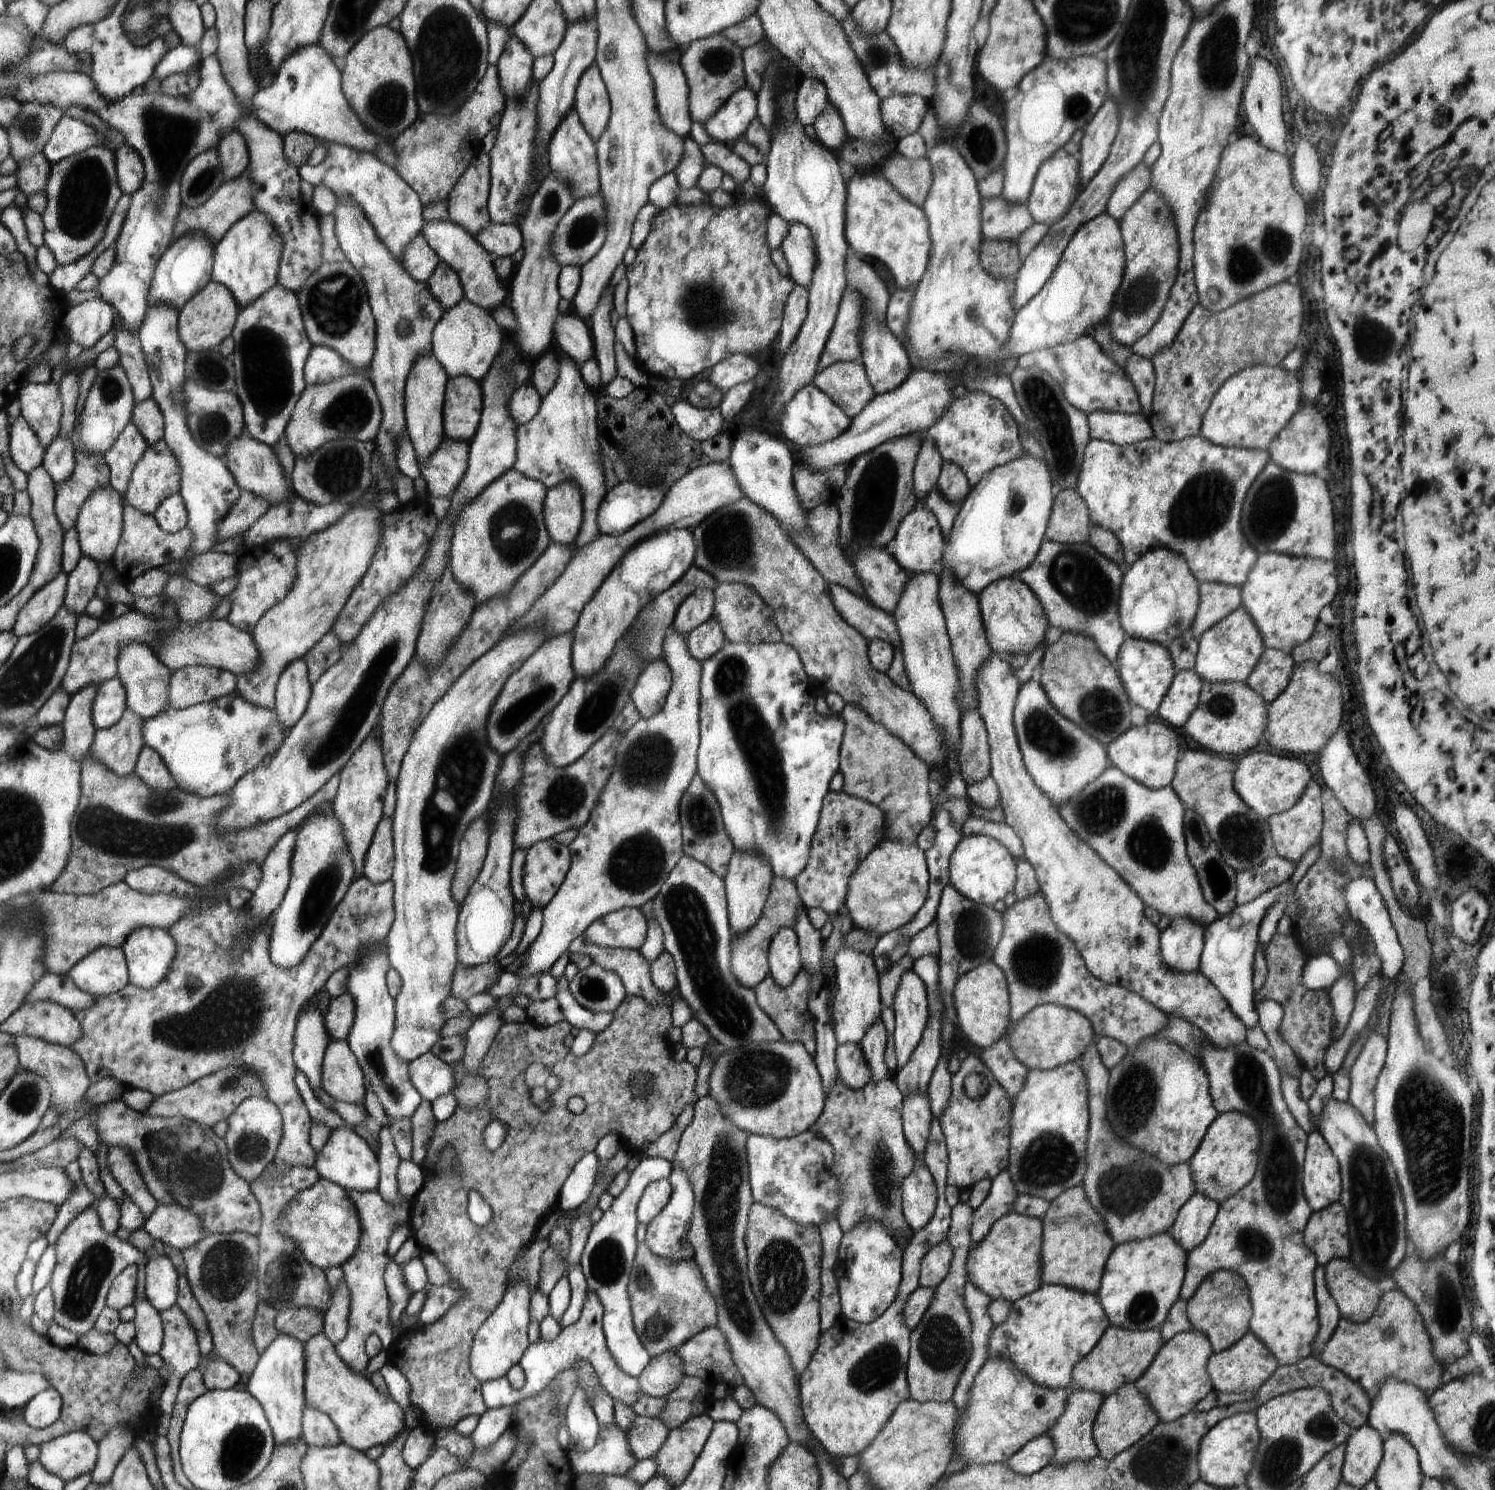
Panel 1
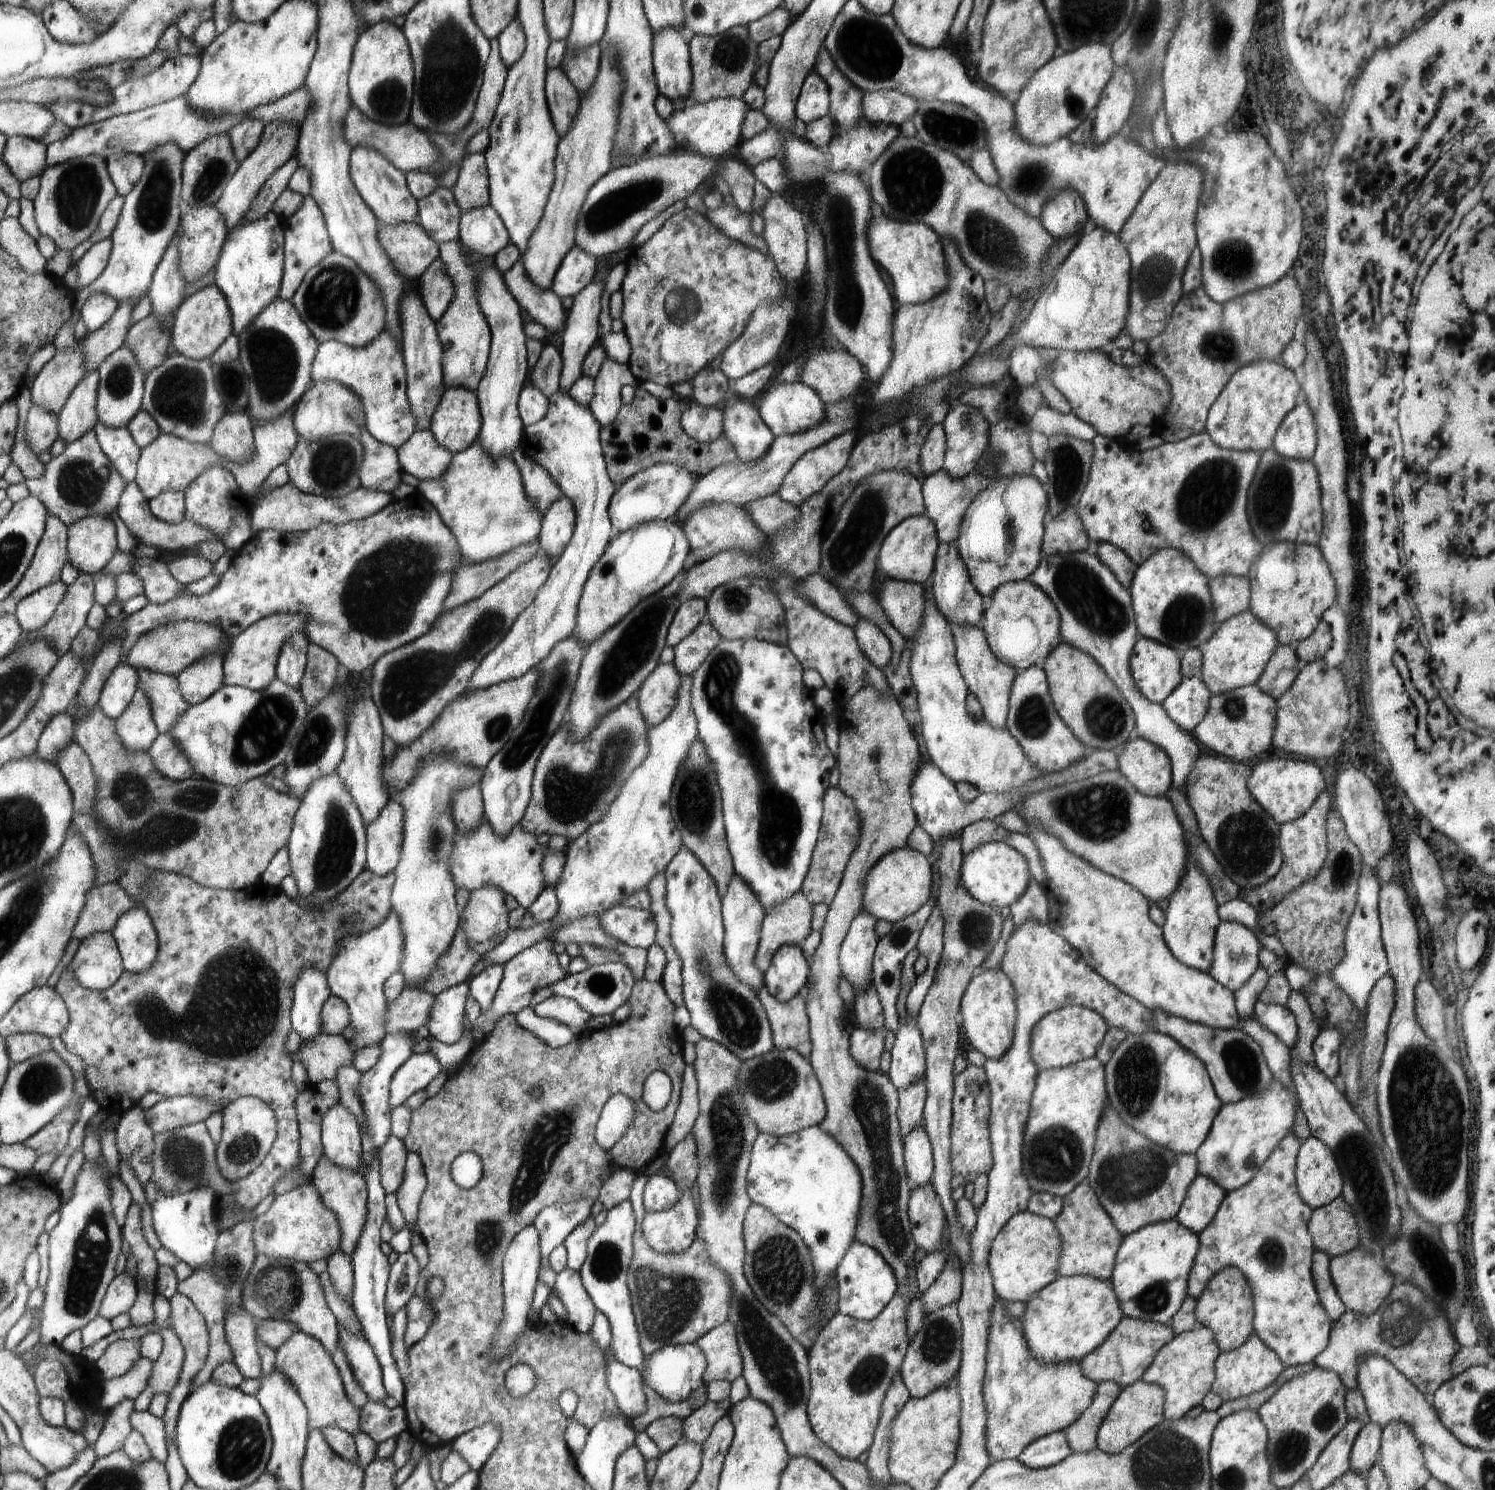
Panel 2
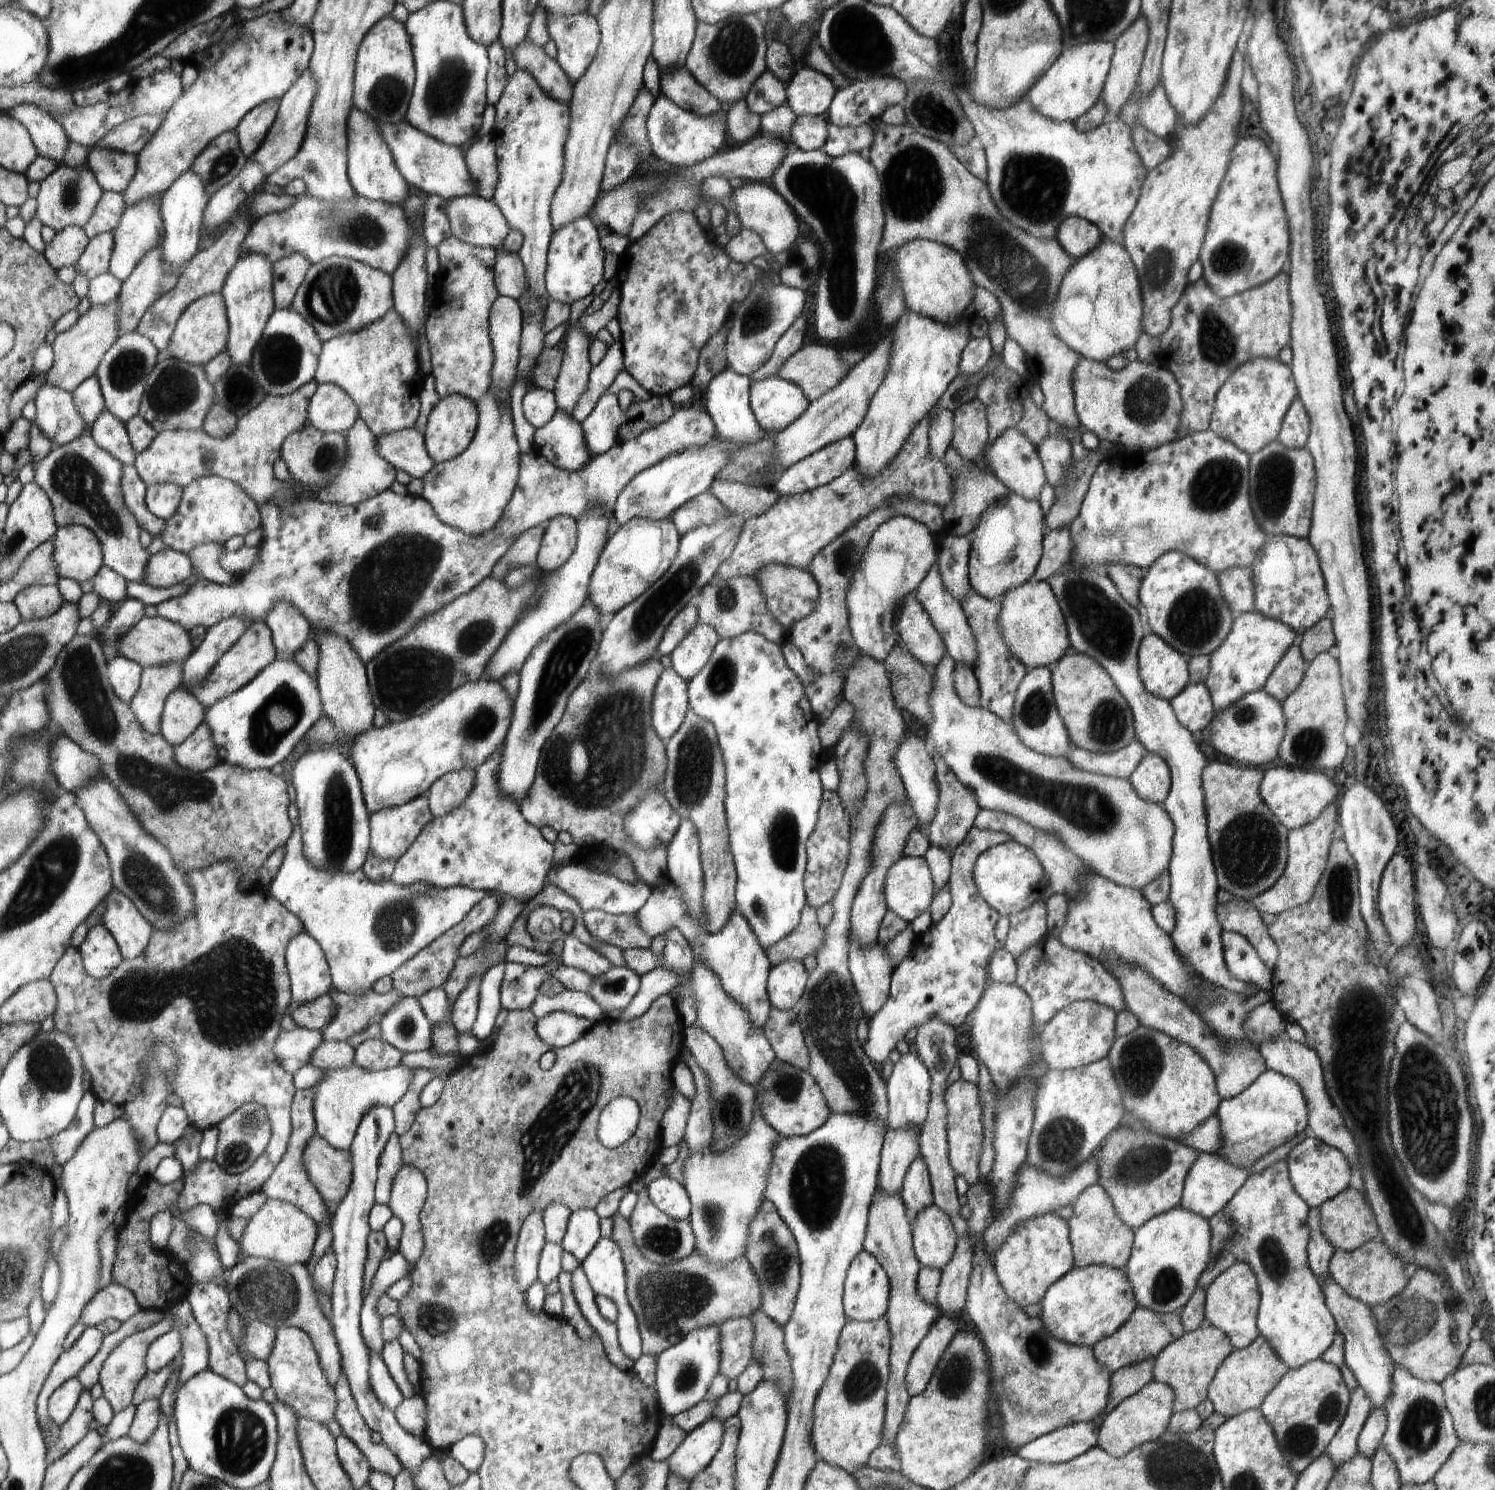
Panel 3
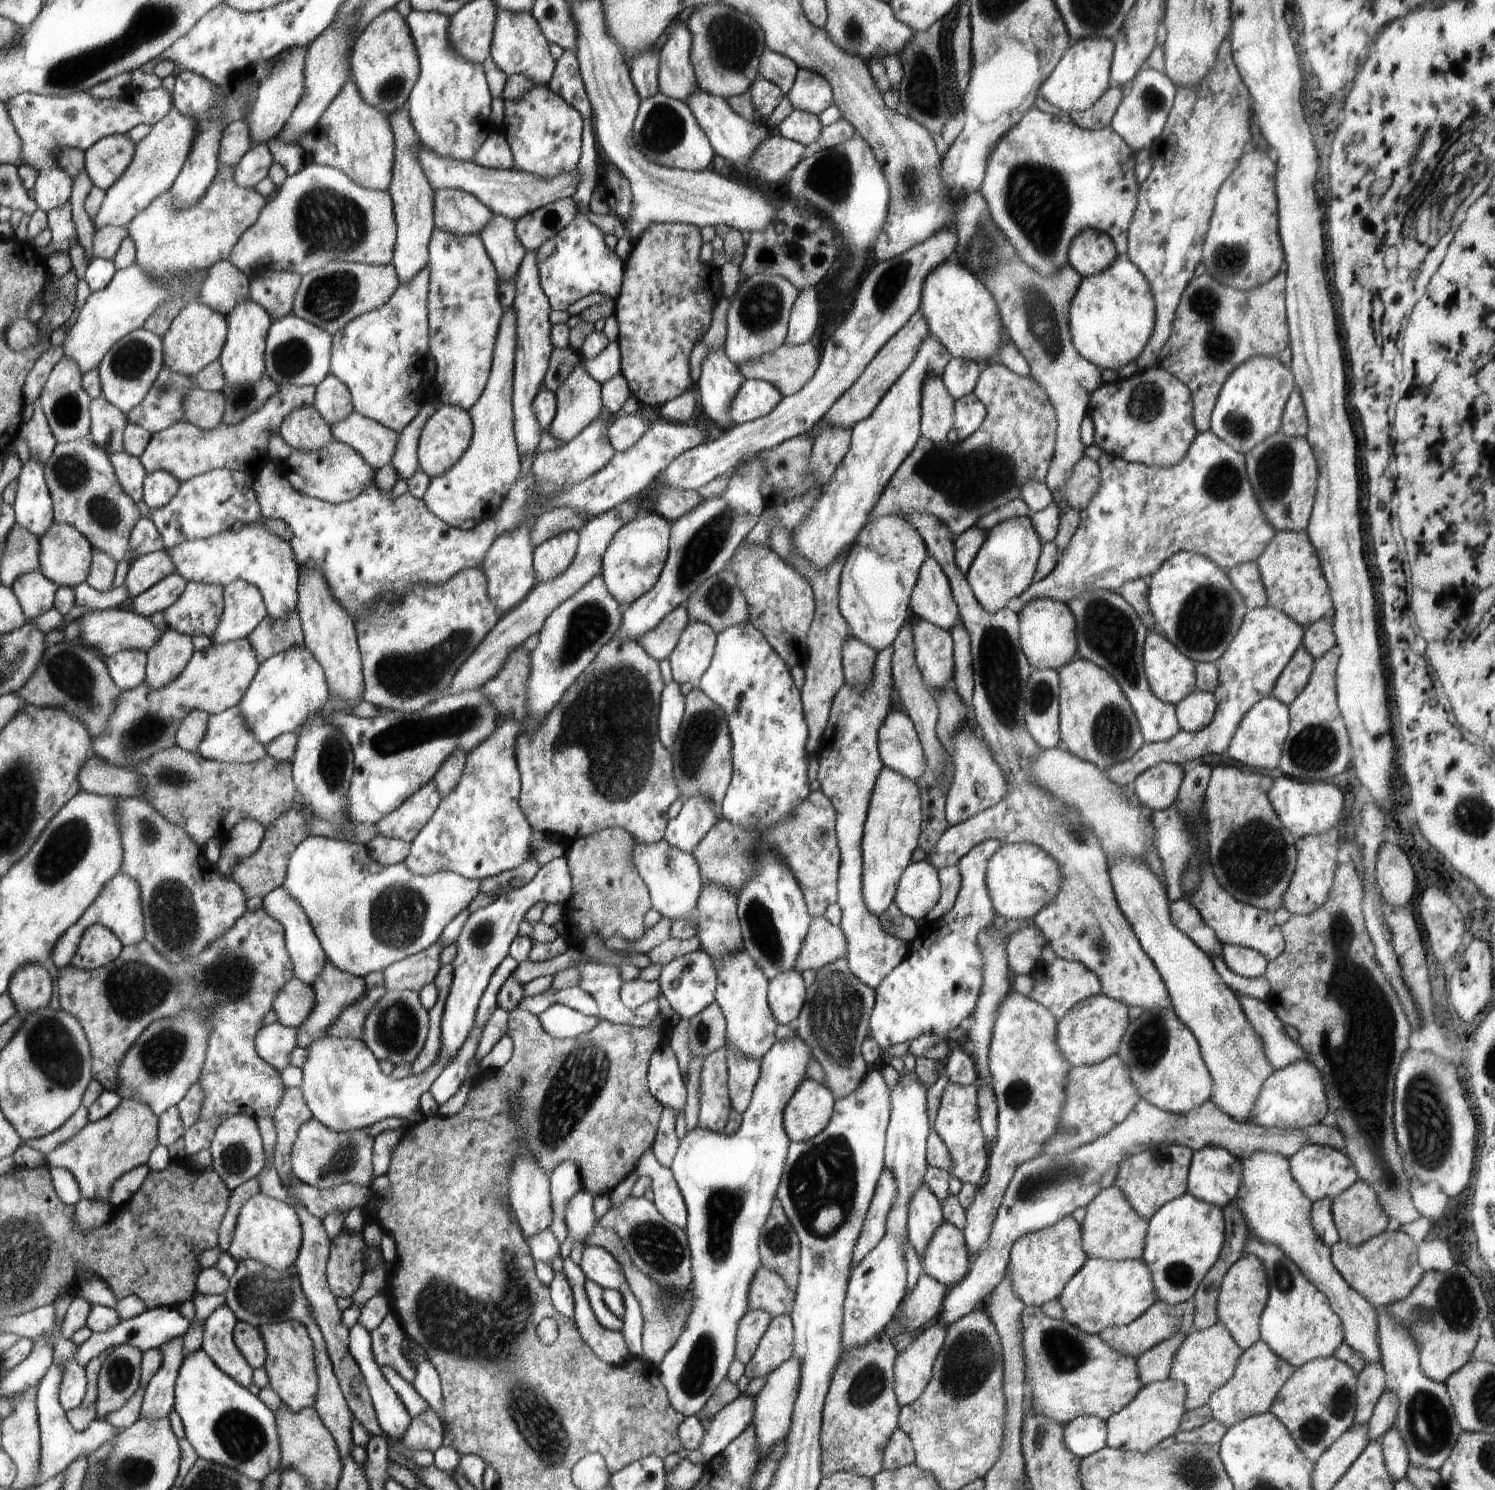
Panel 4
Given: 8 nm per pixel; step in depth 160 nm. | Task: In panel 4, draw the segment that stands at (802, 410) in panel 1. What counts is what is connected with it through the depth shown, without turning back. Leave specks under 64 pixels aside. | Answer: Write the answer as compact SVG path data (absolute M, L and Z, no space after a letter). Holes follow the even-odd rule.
M746 379L732 400L732 426L769 415L780 404L782 396L773 384L760 379Z

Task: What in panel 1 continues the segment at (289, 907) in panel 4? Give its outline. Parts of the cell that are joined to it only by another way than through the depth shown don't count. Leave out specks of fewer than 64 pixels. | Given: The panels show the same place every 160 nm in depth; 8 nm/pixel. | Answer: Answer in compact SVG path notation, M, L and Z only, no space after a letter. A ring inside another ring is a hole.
M317 994L312 996L305 1004L304 1010L300 1012L297 1020L297 1034L294 1039L293 1061L297 1064L299 1072L302 1072L311 1088L314 1090L322 1088L321 1070L326 1047L331 1039L323 1021L324 1012L317 1005Z

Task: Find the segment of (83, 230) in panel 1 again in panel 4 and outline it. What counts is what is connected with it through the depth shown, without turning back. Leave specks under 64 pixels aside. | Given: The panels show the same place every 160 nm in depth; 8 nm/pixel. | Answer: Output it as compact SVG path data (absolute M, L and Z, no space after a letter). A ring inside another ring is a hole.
M130 87L118 98L99 99L93 97L89 92L80 91L70 96L56 96L44 93L22 93L14 99L5 103L5 107L11 122L11 125L18 133L21 149L20 160L22 165L30 165L38 172L36 184L34 187L34 198L36 204L47 213L53 208L62 206L66 201L71 201L73 178L57 163L57 153L59 149L78 148L86 151L92 144L108 135L126 135L139 124L153 125L160 119L164 119L170 110L170 94L161 87L155 90L141 90L136 87Z

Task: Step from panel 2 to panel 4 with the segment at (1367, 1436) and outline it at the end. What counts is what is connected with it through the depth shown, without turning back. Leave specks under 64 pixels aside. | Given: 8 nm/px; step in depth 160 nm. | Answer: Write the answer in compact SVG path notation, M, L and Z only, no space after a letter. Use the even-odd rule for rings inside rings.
M1385 1389L1368 1420L1369 1442L1380 1440L1381 1436L1395 1424L1399 1409L1399 1398L1395 1392Z

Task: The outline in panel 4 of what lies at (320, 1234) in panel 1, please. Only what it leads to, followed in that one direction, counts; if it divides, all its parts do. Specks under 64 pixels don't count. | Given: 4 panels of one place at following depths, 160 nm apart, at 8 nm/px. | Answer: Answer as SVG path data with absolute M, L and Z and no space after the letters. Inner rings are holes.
M258 1191L240 1209L232 1240L225 1250L237 1261L254 1259L282 1272L295 1264L302 1239L302 1225L295 1208Z

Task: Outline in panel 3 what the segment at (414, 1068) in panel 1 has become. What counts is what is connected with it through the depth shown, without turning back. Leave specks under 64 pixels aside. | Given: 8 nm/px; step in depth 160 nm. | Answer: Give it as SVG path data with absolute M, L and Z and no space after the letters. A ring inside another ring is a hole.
M350 1064L348 1068L324 1069L324 1080L320 1080L314 1090L317 1093L315 1101L315 1120L317 1135L329 1142L333 1148L349 1150L356 1138L357 1129L361 1125L366 1112L378 1102L384 1102L393 1108L407 1094L408 1088L417 1078L414 1068L396 1064L392 1068L370 1072Z

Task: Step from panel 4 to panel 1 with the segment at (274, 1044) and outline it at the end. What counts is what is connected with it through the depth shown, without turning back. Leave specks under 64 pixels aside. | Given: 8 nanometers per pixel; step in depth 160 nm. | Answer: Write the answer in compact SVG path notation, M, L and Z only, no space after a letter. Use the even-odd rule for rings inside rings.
M330 1039L321 1070L322 1087L337 1101L362 1104L365 1075L347 1040Z

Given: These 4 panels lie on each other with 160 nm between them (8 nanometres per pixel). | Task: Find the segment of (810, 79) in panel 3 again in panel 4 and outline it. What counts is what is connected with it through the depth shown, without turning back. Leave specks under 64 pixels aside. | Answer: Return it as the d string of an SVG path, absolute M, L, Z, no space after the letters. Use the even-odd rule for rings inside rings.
M799 68L786 97L794 109L819 115L833 103L833 87L821 73Z

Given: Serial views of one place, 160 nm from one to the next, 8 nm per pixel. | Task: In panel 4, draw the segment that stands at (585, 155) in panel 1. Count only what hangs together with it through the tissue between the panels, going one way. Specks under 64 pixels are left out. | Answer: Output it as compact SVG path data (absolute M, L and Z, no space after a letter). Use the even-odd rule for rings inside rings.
M496 4L498 16L493 32L492 55L494 64L506 74L524 74L530 77L536 85L547 86L553 78L556 61L552 59L548 49L549 39L542 32L541 25L531 15L531 12L511 13Z

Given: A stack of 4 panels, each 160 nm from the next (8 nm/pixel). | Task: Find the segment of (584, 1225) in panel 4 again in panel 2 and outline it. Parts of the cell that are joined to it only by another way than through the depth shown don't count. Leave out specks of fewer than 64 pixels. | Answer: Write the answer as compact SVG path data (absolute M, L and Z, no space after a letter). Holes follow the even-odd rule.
M594 1201L592 1212L586 1220L586 1224L580 1224L580 1228L574 1228L572 1233L564 1240L563 1246L567 1251L567 1269L572 1272L580 1272L580 1268L584 1265L586 1259L586 1244L588 1238L592 1236L592 1232L596 1227L594 1219L598 1213L603 1211L602 1202Z

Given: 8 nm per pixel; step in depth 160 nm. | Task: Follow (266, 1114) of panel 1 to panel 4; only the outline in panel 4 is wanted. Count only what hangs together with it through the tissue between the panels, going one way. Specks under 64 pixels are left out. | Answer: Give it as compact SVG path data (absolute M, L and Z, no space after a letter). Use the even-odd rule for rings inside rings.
M247 1114L232 1115L222 1121L216 1129L209 1146L214 1169L230 1190L236 1190L242 1183L256 1177L265 1167L264 1137L261 1135L257 1119Z

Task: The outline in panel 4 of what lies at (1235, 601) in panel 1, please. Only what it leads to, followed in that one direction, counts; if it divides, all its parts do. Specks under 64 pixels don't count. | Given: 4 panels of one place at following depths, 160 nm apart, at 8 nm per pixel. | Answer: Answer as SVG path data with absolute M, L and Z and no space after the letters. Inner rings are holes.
M1257 561L1240 563L1226 571L1247 610L1267 606L1267 594Z

